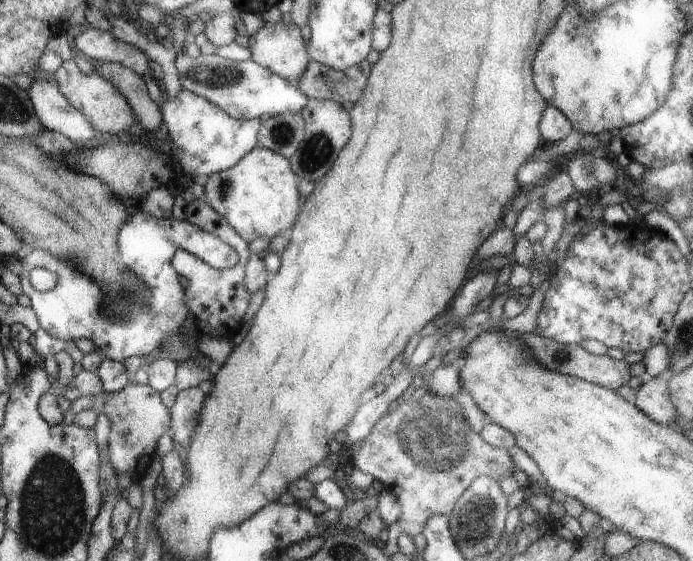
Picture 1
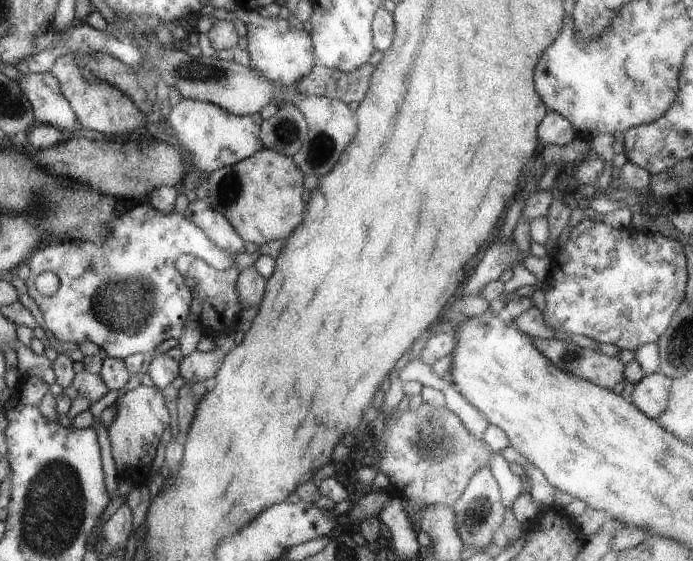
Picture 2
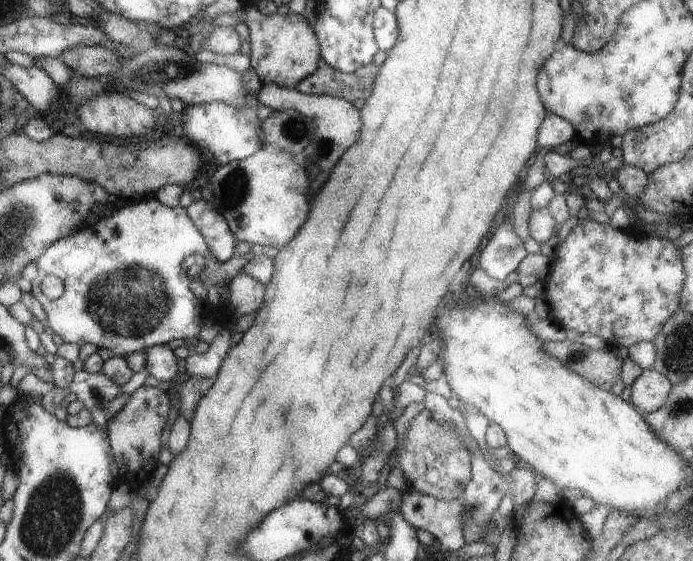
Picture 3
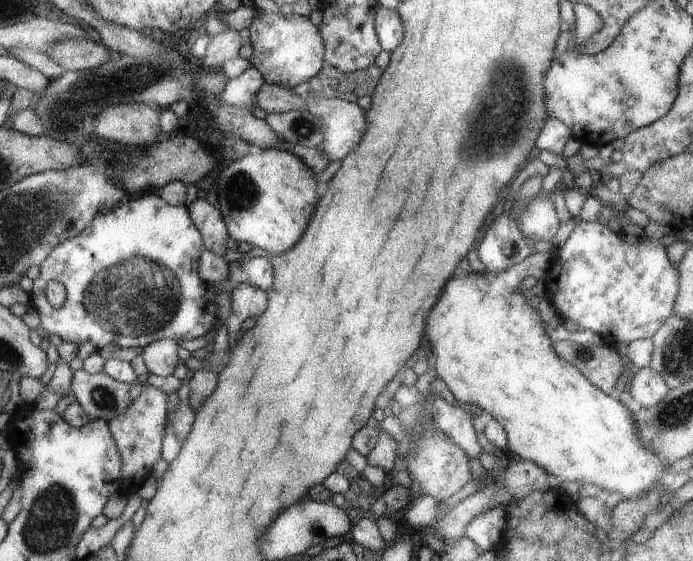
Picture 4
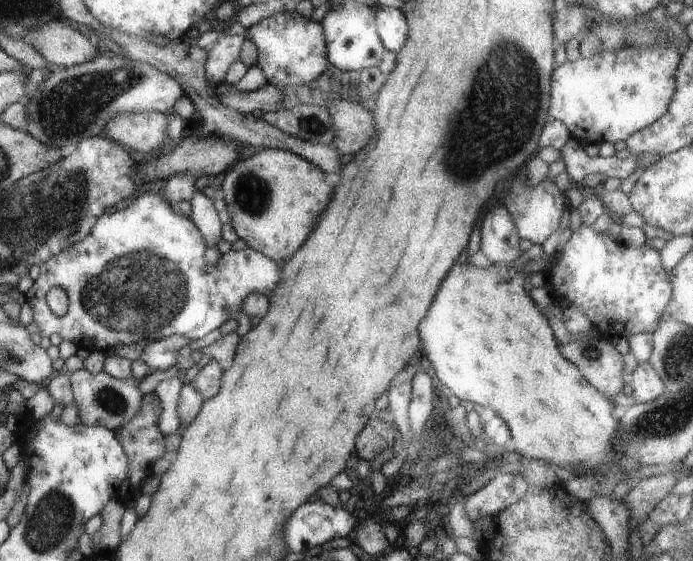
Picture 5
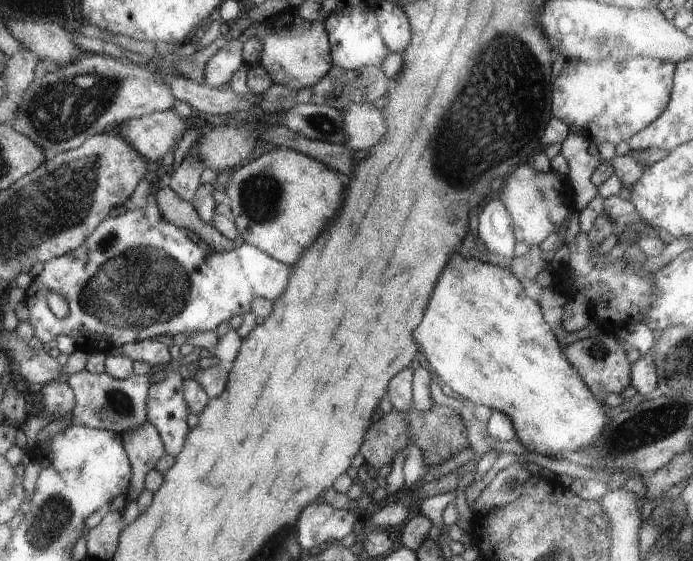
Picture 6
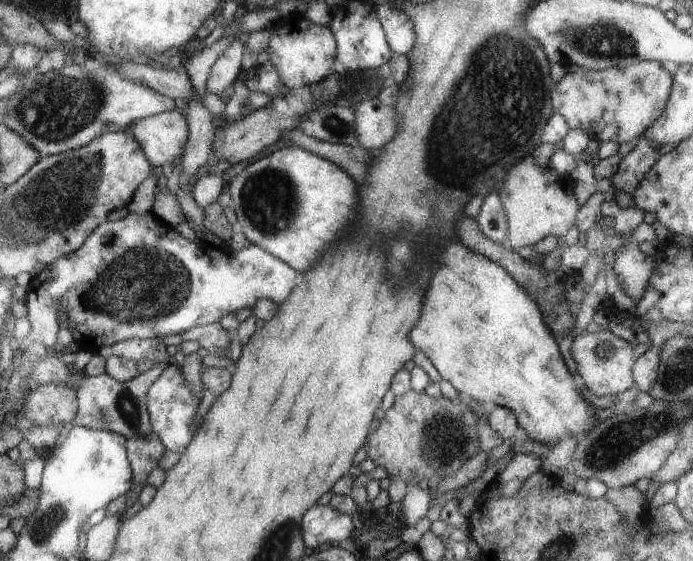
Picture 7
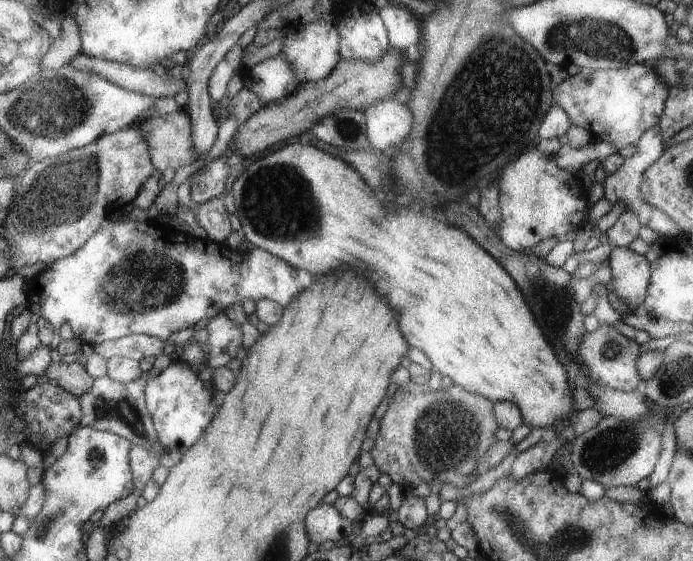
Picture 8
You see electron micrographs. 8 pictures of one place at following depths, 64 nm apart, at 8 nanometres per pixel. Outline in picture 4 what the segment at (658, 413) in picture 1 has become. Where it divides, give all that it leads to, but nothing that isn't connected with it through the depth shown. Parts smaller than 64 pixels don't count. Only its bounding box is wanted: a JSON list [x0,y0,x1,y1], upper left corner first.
[628,365,668,408]

